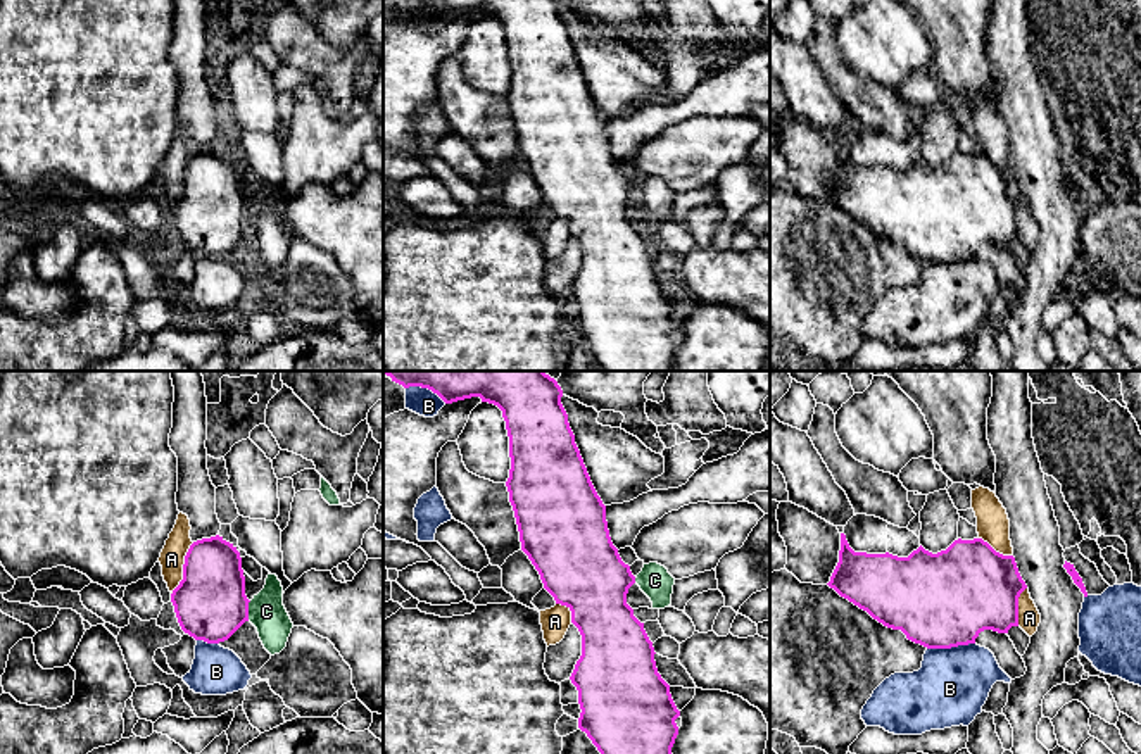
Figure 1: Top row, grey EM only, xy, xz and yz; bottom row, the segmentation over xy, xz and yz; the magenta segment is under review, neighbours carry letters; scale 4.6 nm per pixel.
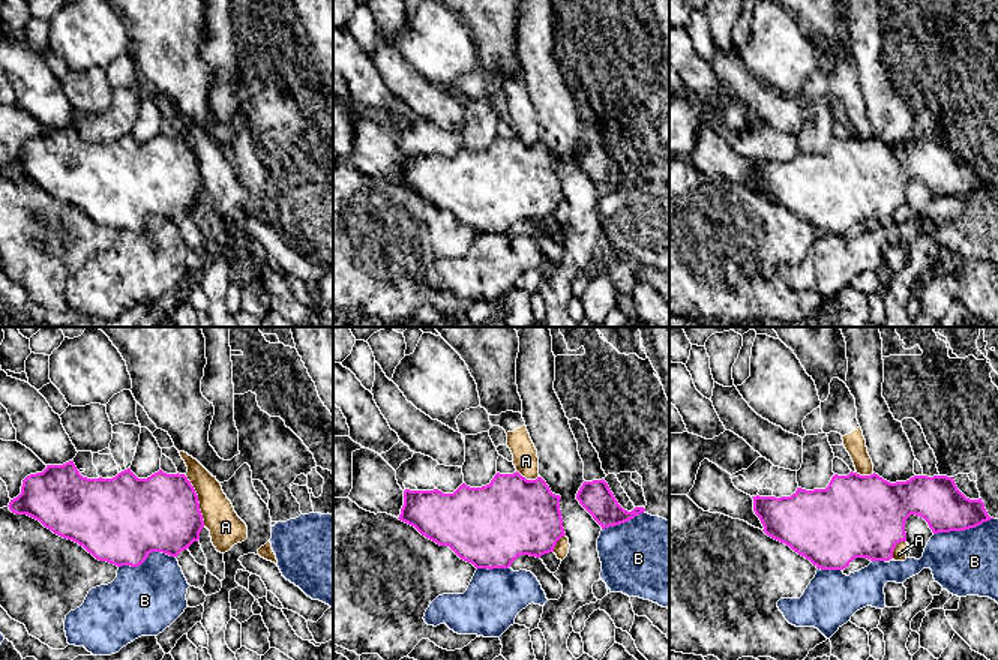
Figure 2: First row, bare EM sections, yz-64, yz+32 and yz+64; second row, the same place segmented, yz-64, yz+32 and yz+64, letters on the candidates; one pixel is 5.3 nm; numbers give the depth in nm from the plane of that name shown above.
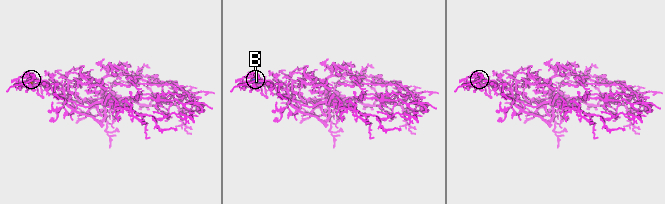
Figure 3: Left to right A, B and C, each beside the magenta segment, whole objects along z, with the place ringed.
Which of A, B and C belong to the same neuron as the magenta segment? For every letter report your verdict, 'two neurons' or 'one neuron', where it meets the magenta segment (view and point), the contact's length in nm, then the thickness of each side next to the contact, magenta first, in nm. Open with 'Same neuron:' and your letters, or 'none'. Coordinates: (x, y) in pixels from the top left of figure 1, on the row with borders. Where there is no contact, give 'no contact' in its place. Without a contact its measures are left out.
Same neuron: none
A: two neurons; contact xy (183, 568); length 260 nm; calibres 340 and 120 nm
B: two neurons; contact yz (950, 647); length 220 nm; calibres 440 and 340 nm
C: two neurons; contact xy (247, 611); length 100 nm; calibres 340 and 170 nm

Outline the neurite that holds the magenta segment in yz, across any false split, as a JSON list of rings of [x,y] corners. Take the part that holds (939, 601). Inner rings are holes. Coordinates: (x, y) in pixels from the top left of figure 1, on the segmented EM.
[[[841,533],[839,562],[827,585],[841,597],[867,611],[884,626],[901,630],[908,640],[927,649],[951,649],[975,644],[975,638],[984,630],[1008,633],[1012,626],[1018,626],[1018,597],[1027,588],[1018,573],[1015,557],[996,552],[982,538],[958,538],[946,550],[937,554],[920,545],[908,557],[898,557],[889,552],[854,552],[844,533]]]

